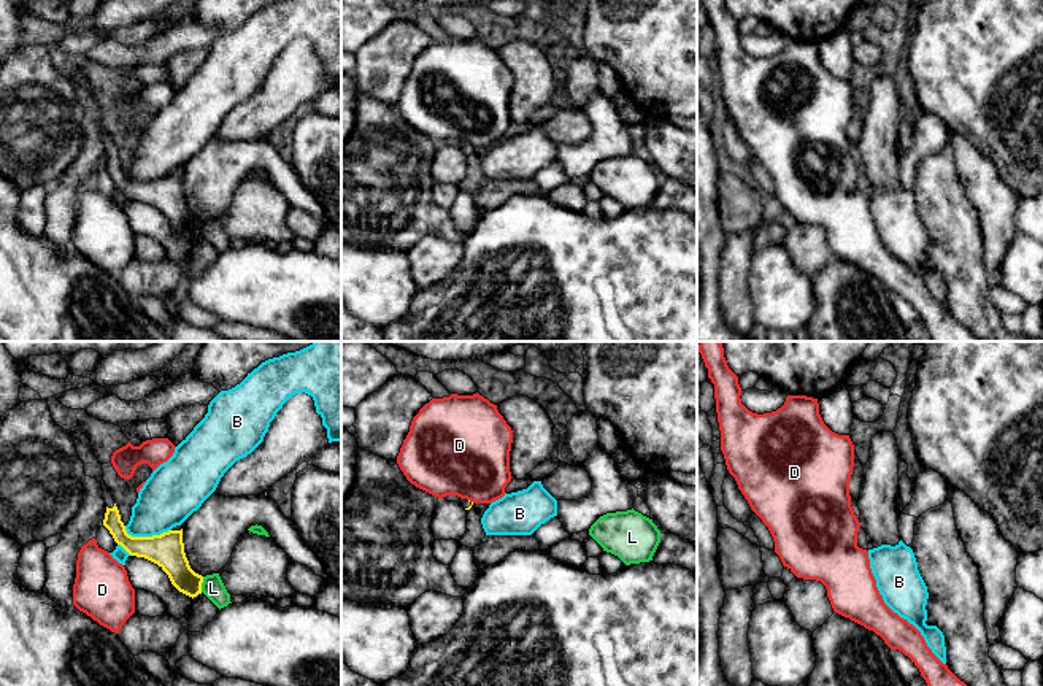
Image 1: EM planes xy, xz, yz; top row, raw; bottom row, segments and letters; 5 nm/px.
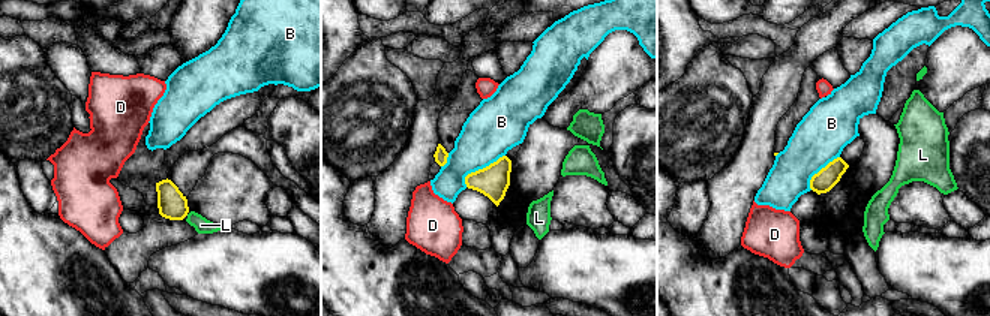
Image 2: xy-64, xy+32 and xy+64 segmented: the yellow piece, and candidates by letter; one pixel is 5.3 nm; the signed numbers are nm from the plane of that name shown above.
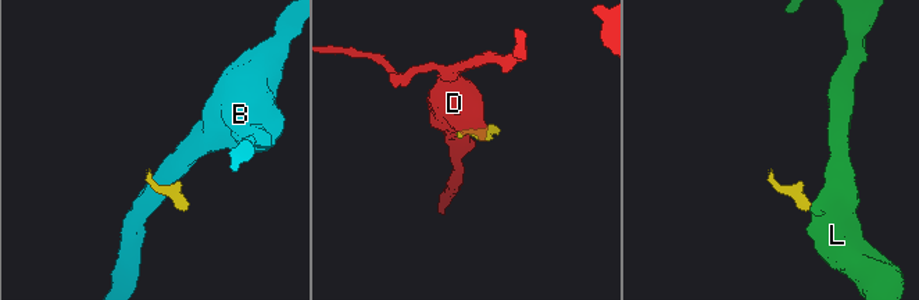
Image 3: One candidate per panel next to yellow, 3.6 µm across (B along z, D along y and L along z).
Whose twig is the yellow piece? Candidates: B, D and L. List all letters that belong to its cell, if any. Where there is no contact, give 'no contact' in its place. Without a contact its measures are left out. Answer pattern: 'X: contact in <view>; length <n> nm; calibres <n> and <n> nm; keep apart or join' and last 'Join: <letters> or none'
B: contact in xy; length 240 nm; calibres 180 and 280 nm; keep apart
D: no contact; keep apart
L: contact in xy; length 80 nm; calibres 180 and 110 nm; keep apart
Join: none

